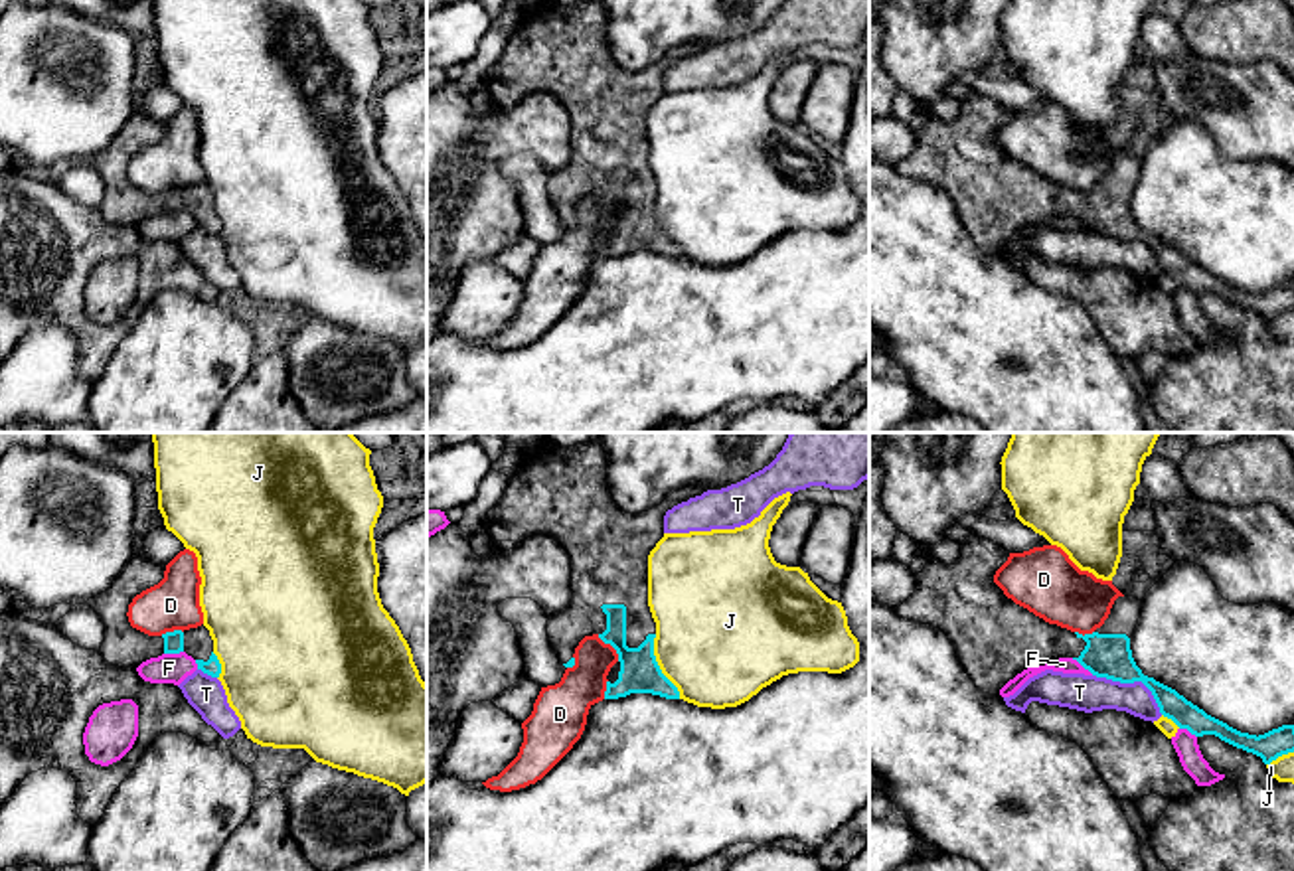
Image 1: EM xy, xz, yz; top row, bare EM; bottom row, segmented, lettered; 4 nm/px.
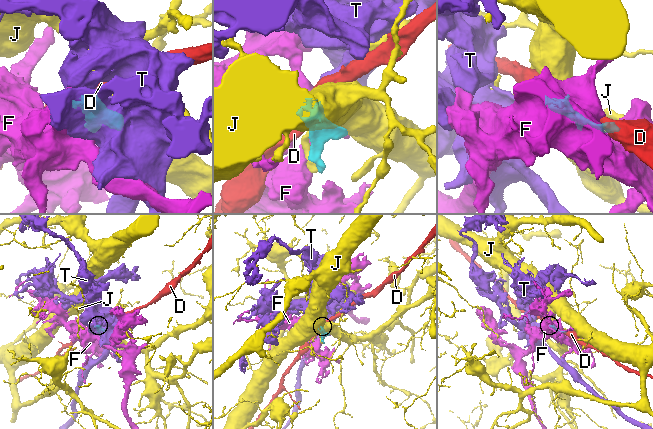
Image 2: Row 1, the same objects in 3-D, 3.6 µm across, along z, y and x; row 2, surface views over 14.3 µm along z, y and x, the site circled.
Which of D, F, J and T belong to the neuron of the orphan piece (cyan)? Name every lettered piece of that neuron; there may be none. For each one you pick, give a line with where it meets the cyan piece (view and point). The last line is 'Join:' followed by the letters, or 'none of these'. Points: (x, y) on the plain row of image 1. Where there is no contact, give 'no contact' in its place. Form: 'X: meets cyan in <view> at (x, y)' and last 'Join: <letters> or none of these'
Join: none of these

